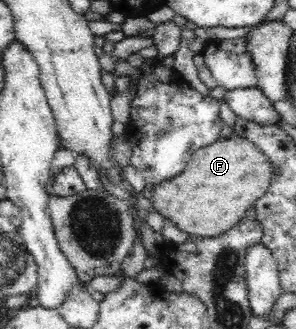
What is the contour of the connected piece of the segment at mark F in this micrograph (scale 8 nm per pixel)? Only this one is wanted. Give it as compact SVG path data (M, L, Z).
M233 134L196 150L184 171L152 189L152 207L190 236L211 238L234 227L244 219L246 210L266 195L273 165L249 139Z

